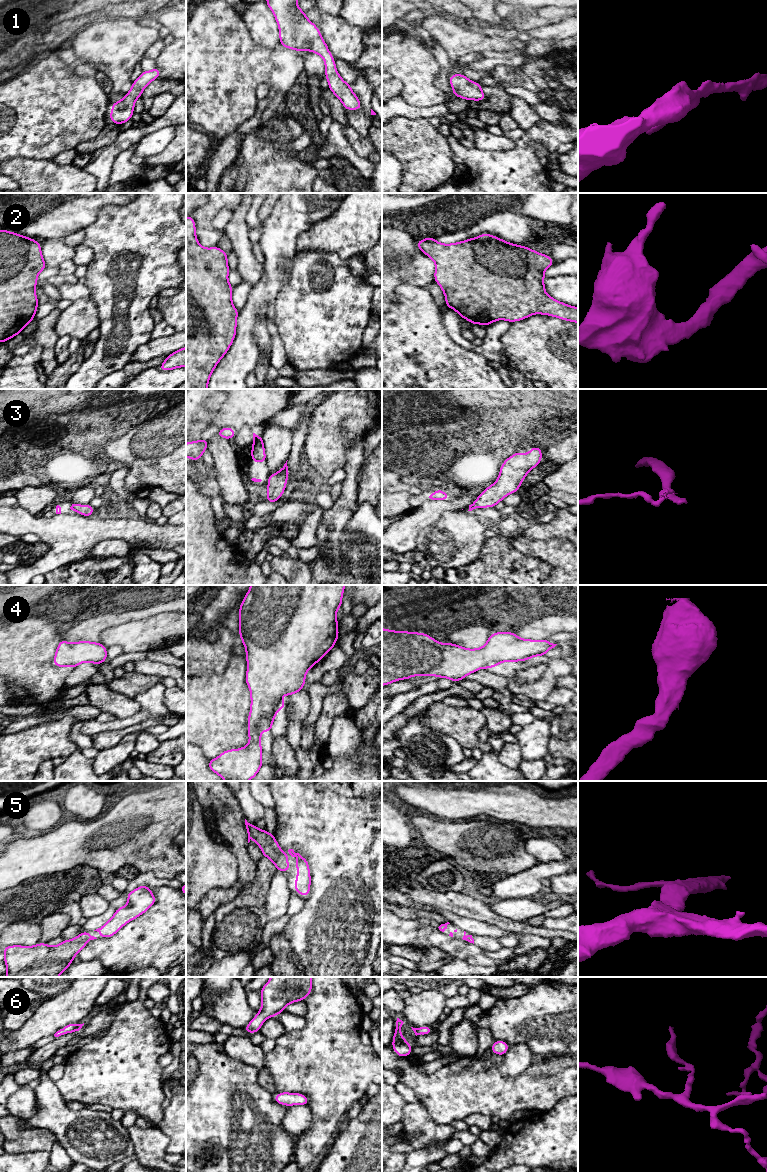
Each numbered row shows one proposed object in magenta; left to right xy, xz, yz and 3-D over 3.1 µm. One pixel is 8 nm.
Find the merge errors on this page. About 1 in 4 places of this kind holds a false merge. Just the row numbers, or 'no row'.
3

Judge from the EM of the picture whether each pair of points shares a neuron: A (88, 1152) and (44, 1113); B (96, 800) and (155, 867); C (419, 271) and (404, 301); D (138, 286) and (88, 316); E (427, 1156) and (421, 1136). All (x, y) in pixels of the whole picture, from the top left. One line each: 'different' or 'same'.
A: same
B: different
C: different
D: different
E: different

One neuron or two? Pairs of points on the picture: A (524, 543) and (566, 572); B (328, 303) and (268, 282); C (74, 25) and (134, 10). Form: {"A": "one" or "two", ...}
{"A": "one", "B": "two", "C": "one"}

